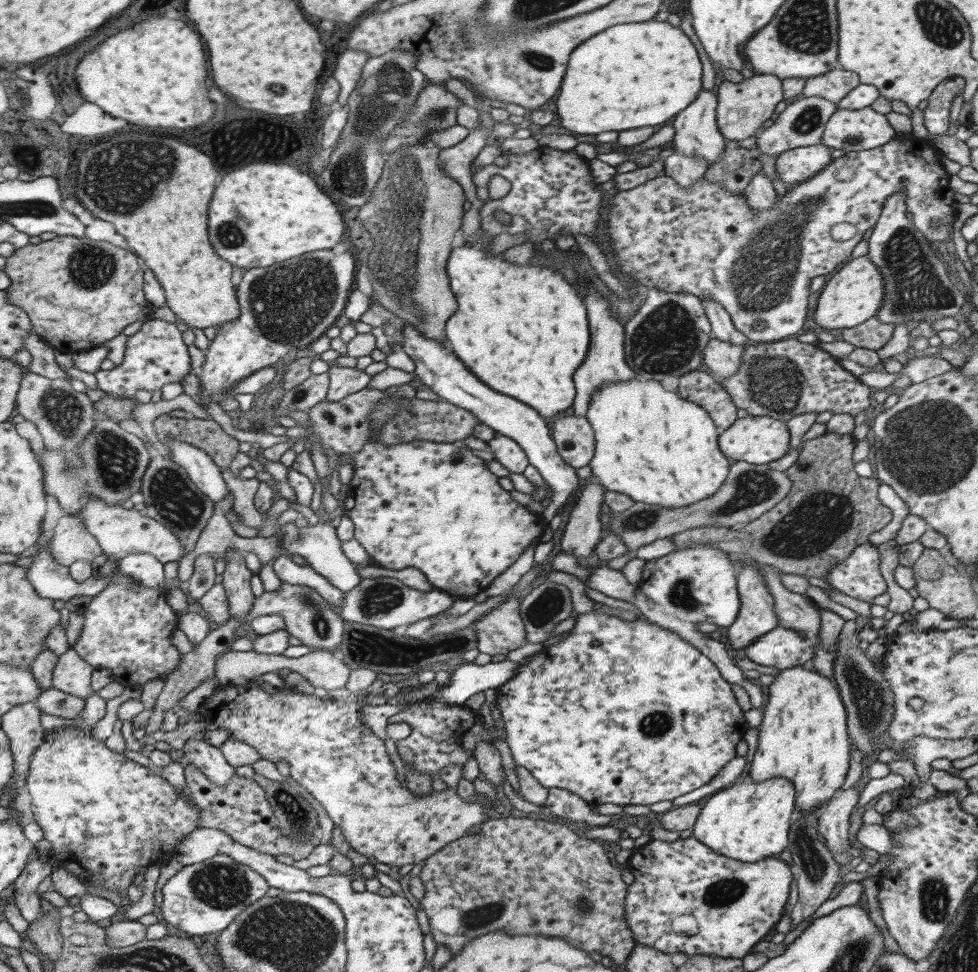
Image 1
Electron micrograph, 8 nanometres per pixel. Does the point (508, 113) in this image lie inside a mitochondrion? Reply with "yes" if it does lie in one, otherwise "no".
no

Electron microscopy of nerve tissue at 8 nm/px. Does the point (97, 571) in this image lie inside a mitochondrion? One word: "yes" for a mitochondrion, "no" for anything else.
no

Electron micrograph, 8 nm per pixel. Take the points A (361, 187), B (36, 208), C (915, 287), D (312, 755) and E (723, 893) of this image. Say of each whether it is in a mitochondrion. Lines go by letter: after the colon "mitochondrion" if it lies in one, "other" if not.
A: mitochondrion
B: mitochondrion
C: mitochondrion
D: other
E: mitochondrion

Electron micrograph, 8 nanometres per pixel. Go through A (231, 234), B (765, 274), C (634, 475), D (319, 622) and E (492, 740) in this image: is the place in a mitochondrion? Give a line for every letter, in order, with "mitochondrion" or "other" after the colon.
A: mitochondrion
B: mitochondrion
C: other
D: mitochondrion
E: other

